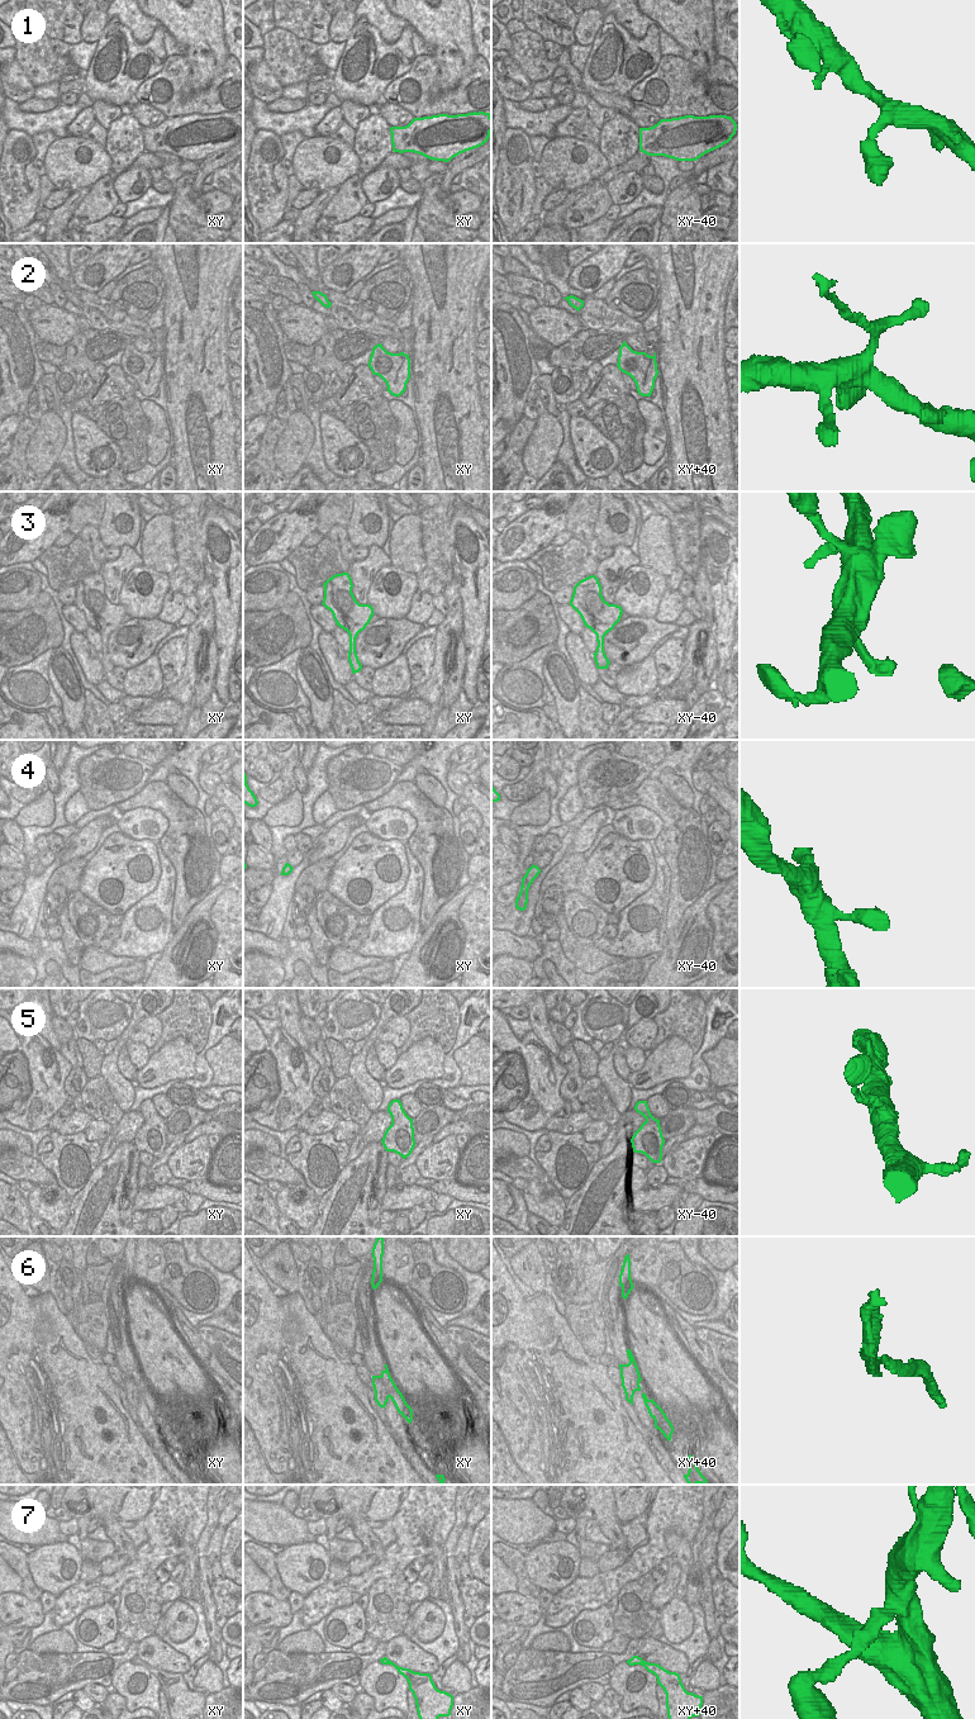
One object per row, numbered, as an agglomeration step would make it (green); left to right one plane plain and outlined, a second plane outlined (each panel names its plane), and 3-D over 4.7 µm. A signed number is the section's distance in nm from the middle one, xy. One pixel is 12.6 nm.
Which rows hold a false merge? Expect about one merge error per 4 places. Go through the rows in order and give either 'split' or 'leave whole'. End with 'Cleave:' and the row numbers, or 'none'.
1: leave whole
2: split
3: split
4: leave whole
5: leave whole
6: split
7: leave whole
Cleave: 2, 3, 6

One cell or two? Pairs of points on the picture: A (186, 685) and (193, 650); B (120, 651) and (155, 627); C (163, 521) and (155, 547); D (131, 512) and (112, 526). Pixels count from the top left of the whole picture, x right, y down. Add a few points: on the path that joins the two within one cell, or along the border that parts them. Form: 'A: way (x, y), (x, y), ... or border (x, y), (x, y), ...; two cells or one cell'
A: way (189, 677), (190, 659); one cell
B: way (131, 650), (137, 651), (143, 644), (144, 637); one cell
C: way (160, 527), (157, 541); one cell
D: way (125, 512), (118, 516), (117, 521); one cell

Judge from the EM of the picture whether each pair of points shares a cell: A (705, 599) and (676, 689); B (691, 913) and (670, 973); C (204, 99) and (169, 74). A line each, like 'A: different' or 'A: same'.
A: same
B: same
C: same

